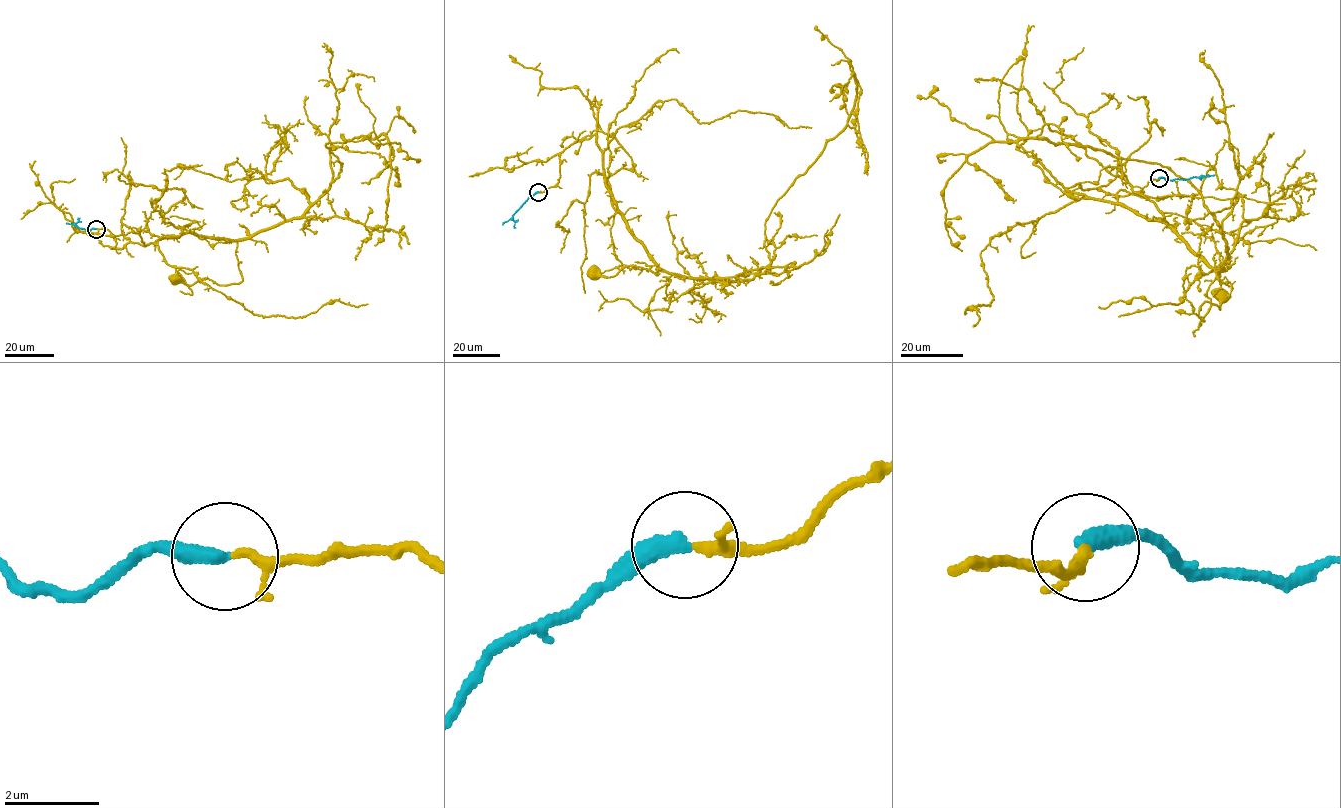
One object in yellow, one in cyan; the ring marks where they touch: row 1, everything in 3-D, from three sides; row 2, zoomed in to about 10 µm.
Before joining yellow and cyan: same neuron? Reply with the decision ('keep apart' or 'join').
join

